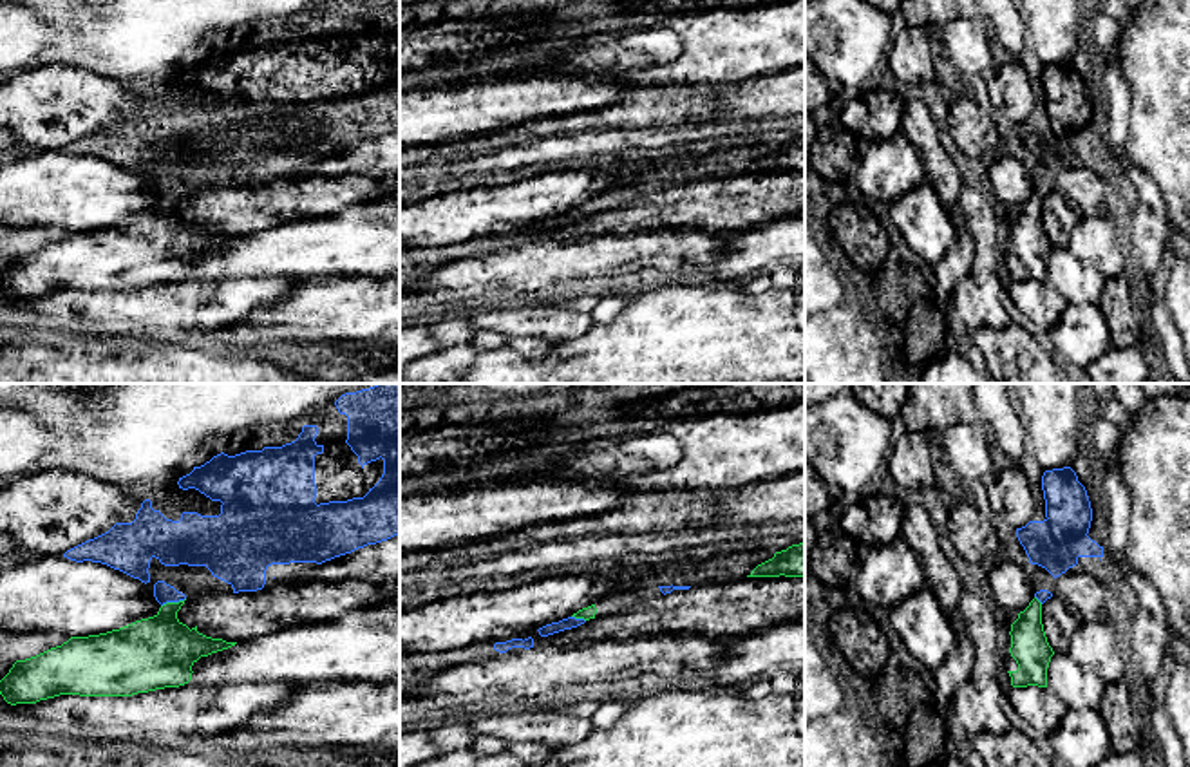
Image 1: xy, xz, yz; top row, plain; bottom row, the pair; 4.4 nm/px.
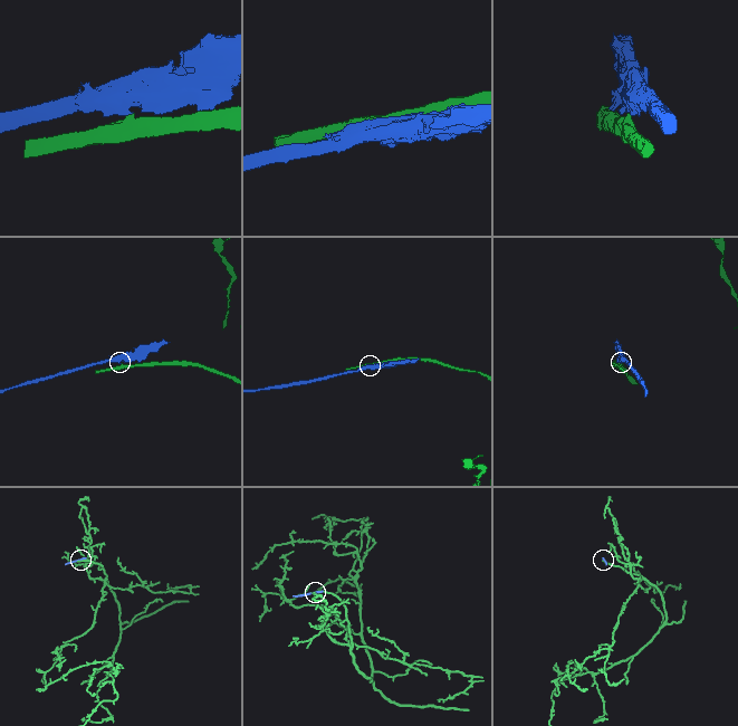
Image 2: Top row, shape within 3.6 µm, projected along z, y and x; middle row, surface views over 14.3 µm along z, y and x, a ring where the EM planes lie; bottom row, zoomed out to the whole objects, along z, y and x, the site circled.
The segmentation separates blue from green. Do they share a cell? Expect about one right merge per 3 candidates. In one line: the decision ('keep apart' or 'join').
keep apart

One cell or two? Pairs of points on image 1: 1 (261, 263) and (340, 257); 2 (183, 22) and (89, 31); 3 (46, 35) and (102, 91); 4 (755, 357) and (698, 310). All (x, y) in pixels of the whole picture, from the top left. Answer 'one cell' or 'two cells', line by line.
1: one cell
2: one cell
3: two cells
4: one cell

